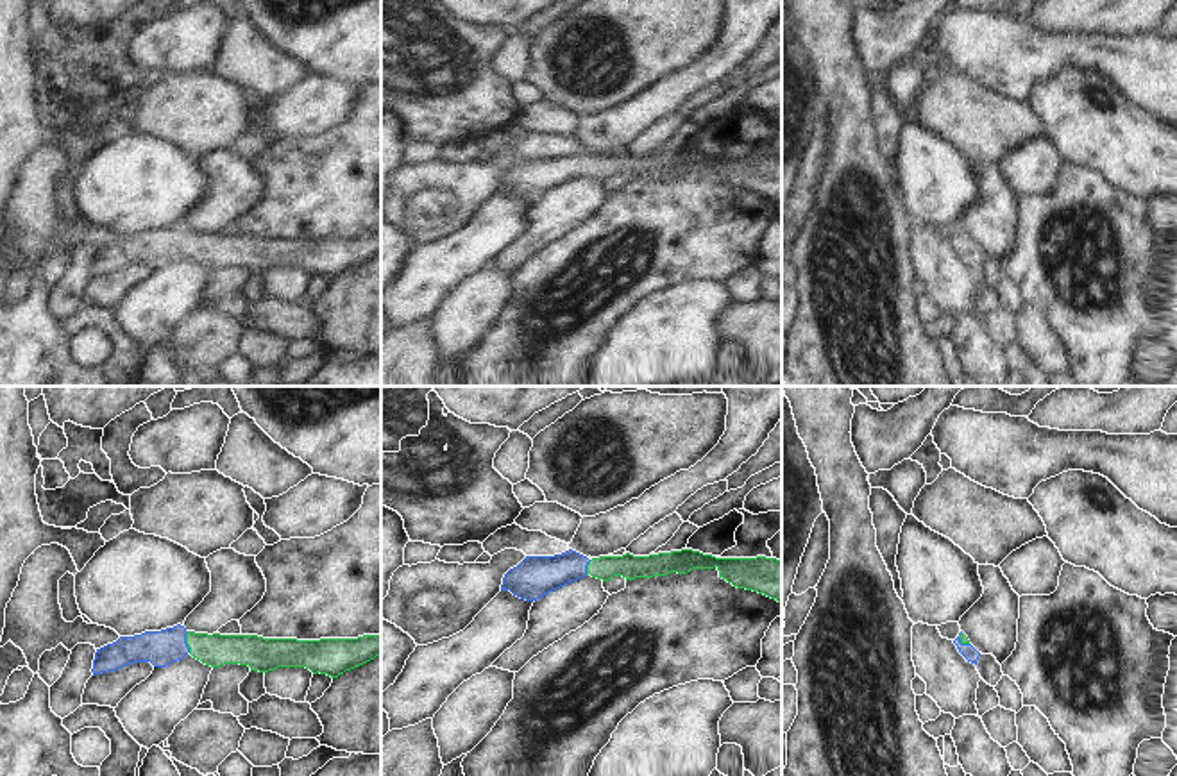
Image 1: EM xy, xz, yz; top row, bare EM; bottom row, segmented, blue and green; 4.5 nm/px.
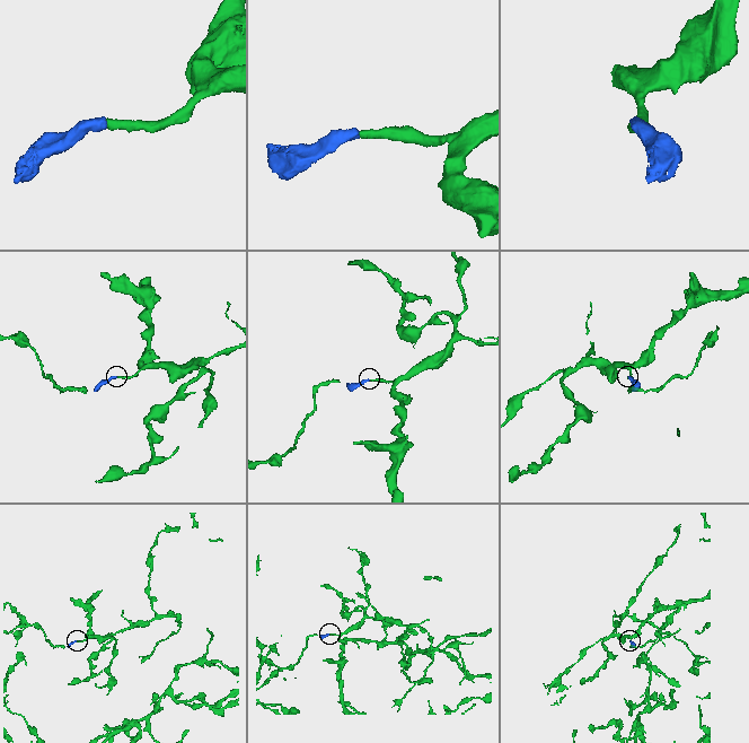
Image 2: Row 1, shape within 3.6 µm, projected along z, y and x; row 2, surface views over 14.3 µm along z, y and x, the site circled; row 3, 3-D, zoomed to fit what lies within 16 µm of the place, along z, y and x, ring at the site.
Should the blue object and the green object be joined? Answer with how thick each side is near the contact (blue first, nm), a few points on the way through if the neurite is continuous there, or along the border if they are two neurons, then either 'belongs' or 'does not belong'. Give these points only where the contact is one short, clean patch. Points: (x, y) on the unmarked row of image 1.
calibres 160 and 150 nm; way xy (160, 247), (185, 242), (215, 249); belongs

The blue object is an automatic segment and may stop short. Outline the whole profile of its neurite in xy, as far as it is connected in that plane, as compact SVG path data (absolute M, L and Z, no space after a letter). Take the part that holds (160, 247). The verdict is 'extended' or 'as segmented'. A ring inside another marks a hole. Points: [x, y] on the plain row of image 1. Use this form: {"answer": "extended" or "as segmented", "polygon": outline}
{"answer": "extended", "polygon": "M177 224L161 231L120 236L95 252L93 275L116 270L134 261L166 266L186 254L206 265L249 265L250 270L268 272L277 266L306 266L313 274L338 277L381 254L381 232L358 238L263 238L258 234L195 232Z"}

